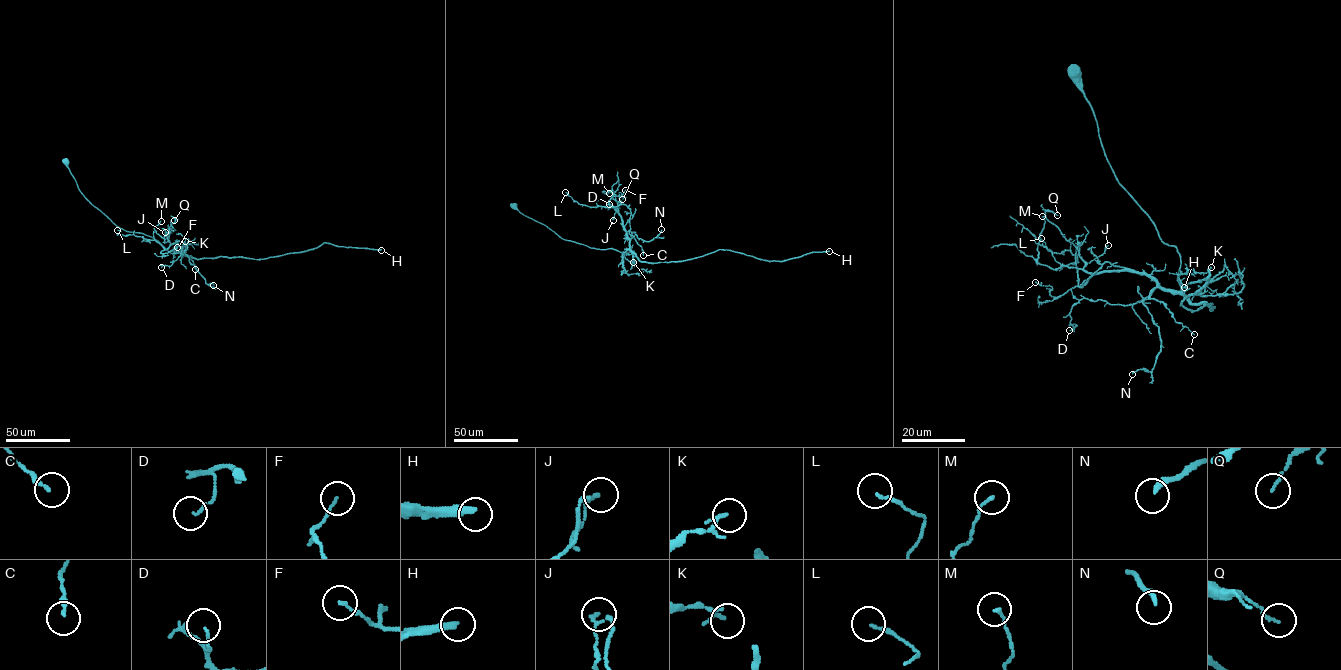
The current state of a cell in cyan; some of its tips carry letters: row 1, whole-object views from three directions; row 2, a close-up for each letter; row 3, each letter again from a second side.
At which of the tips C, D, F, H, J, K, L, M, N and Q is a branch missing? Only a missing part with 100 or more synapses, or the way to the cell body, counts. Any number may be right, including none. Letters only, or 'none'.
H

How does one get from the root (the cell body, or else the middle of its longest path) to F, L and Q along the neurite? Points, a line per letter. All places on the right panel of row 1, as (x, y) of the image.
F: (1074, 74), (1117, 180), (1177, 249), (1188, 296), (1132, 271), (1094, 273), (1057, 297), (1035, 282)
L: (1074, 74), (1117, 180), (1177, 249), (1188, 296), (1132, 271), (1079, 286), (1076, 256), (1041, 238)
Q: (1074, 74), (1117, 180), (1177, 249), (1188, 296), (1132, 271), (1087, 272), (1045, 211), (1057, 215)

